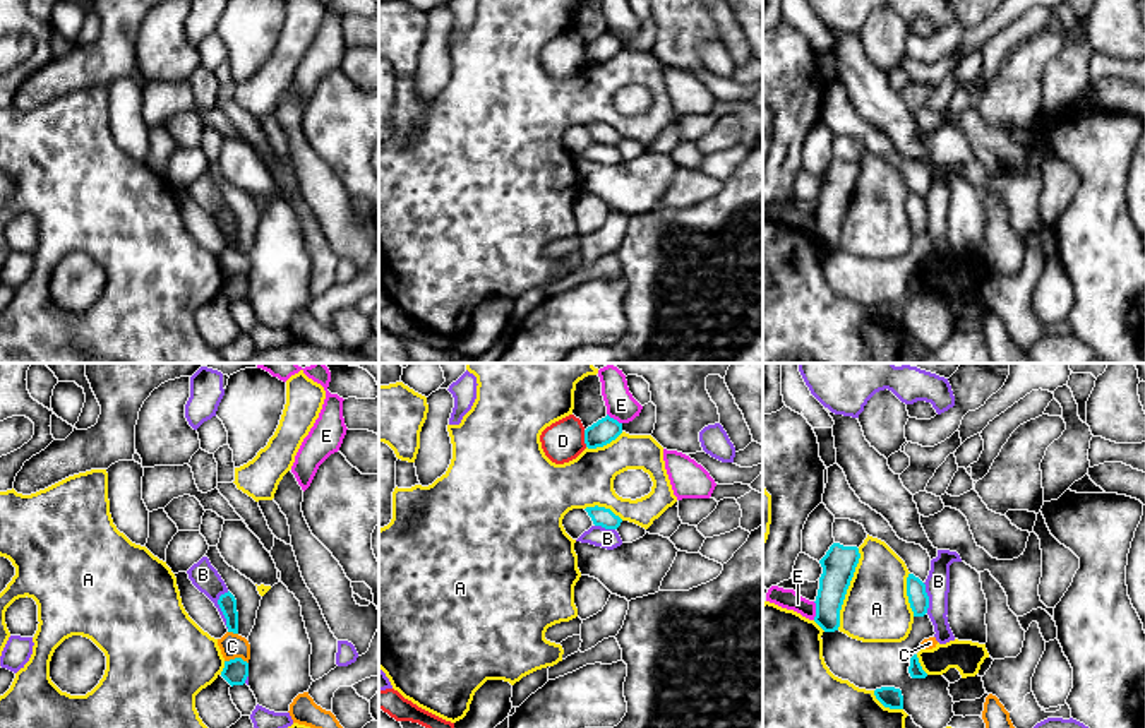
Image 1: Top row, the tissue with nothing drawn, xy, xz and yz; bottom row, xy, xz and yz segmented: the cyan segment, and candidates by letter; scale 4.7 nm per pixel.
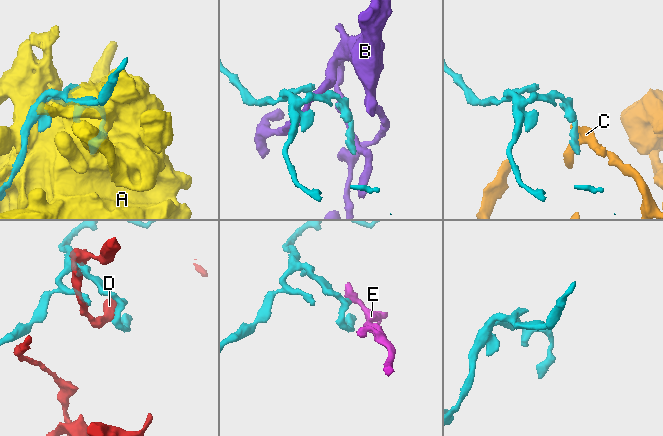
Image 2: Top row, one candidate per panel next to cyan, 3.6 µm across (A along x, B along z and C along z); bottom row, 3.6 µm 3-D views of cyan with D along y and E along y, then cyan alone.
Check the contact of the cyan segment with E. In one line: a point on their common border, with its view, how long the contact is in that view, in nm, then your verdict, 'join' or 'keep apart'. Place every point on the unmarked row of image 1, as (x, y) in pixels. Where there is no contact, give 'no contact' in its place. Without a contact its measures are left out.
meets cyan in yz at (816, 226); contact 90 nm long; keep apart

